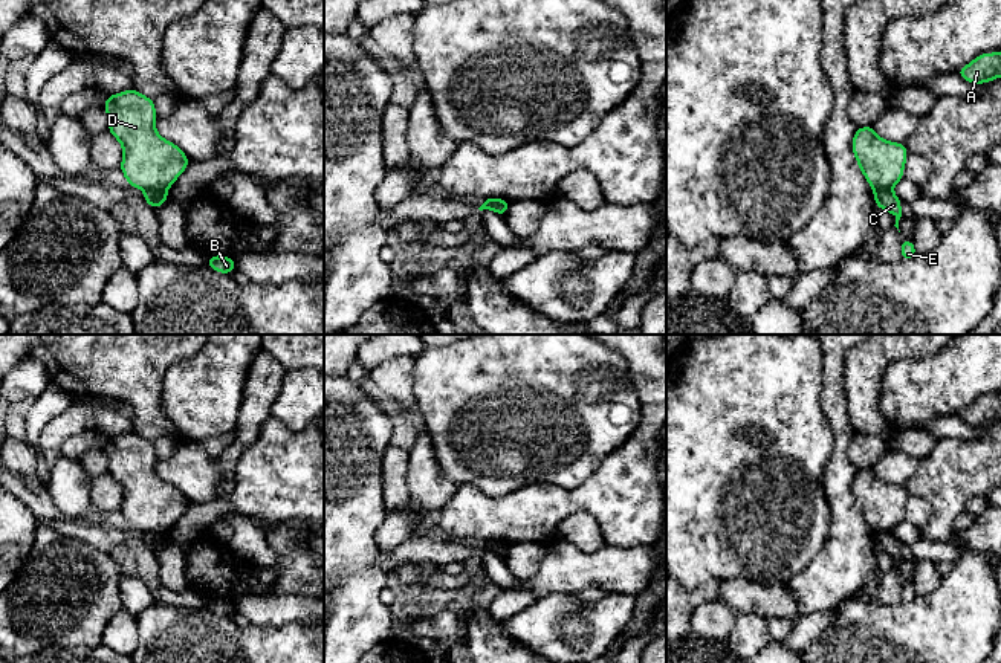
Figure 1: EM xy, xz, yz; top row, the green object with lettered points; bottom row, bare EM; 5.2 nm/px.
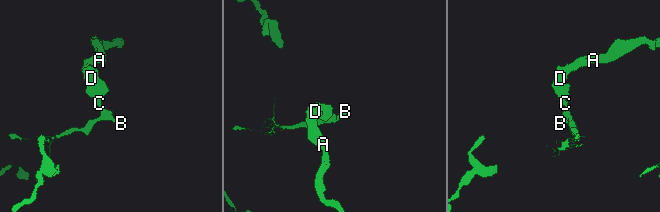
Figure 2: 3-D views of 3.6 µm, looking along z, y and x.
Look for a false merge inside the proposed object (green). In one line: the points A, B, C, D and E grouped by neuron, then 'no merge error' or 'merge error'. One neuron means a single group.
groups A D / B C E; merge error

